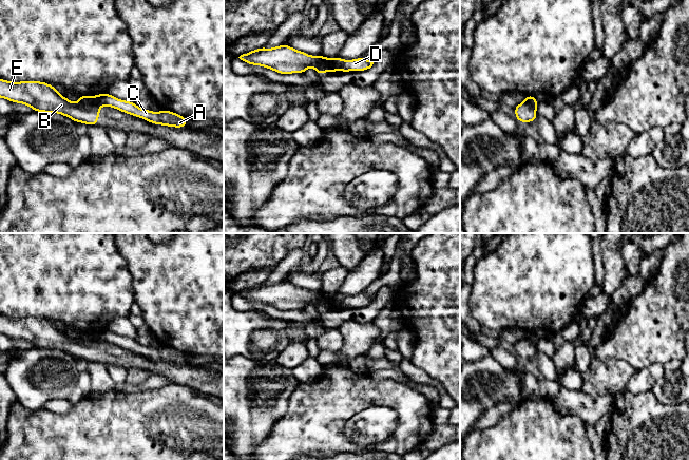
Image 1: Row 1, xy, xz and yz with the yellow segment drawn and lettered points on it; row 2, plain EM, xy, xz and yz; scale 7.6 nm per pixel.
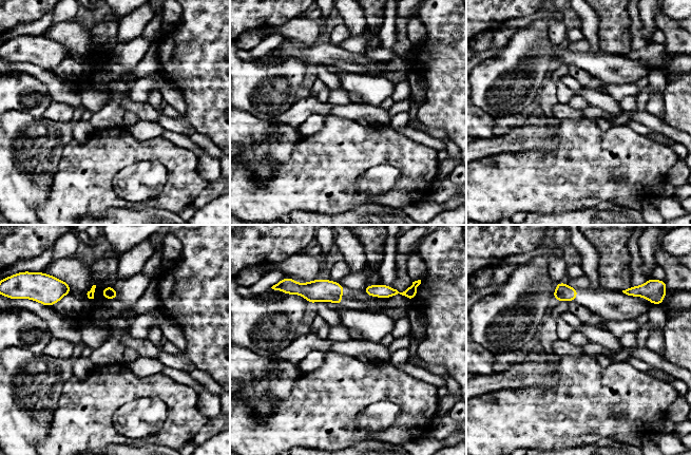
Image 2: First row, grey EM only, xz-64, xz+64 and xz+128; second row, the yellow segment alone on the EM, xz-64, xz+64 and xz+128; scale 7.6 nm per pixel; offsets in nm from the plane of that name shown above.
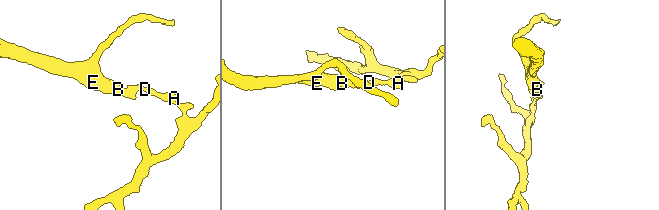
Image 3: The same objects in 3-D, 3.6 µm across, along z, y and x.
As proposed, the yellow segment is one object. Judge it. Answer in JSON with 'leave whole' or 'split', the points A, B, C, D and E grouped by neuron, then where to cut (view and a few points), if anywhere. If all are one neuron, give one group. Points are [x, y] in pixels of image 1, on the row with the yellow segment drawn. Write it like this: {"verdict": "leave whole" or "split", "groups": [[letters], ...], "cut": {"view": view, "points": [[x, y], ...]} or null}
{"verdict": "split", "groups": [["A", "C", "D"], ["B", "E"]], "cut": {"view": "xz", "points": [[333, 60], [330, 66], [318, 65], [316, 68]]}}

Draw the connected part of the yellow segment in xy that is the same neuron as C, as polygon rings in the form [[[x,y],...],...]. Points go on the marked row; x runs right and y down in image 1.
[[[103,93],[89,97],[80,95],[79,102],[82,104],[96,103],[115,108],[123,113],[142,118],[154,124],[161,124],[174,128],[187,128],[187,118],[171,111],[159,111],[157,113],[151,110],[142,110],[135,102],[117,99],[114,96]]]

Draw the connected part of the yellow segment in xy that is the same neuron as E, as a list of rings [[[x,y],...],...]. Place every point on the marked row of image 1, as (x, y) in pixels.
[[[0,79],[0,97],[12,102],[24,103],[35,112],[59,113],[77,123],[98,126],[100,104],[73,103],[52,87],[41,81],[12,82]]]

